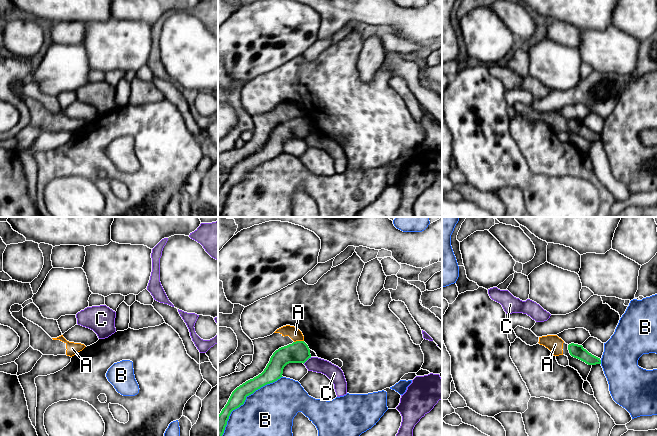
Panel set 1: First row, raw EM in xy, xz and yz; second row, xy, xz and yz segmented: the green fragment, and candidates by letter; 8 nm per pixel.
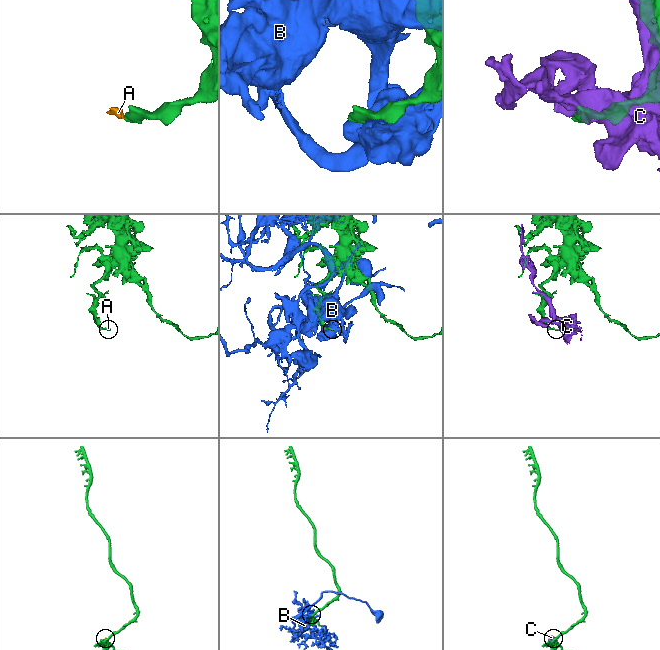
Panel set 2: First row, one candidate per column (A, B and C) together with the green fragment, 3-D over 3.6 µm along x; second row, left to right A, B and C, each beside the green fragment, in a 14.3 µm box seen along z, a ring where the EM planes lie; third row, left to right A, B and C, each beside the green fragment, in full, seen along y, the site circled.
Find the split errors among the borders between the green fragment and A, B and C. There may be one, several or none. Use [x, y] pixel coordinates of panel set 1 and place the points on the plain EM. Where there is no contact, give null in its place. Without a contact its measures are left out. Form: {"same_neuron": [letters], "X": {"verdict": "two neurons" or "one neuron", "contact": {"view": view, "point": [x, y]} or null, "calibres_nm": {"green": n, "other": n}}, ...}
{"same_neuron": [], "A": {"verdict": "two neurons", "contact": {"view": "xz", "point": [298, 117]}, "calibres_nm": {"green": 180, "other": 100}}, "B": {"verdict": "two neurons", "contact": {"view": "xz", "point": [244, 177]}, "calibres_nm": {"green": 120, "other": 480}}, "C": {"verdict": "two neurons", "contact": {"view": "xz", "point": [307, 135]}, "calibres_nm": {"green": 180, "other": 120}}}

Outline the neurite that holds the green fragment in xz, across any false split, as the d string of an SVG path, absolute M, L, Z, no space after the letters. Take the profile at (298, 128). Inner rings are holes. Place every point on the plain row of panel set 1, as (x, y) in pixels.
M296 117L276 126L264 147L237 163L218 191L218 217L221 216L231 188L244 180L246 173L261 163L280 155L289 139L305 139L311 134L310 125L304 117Z

